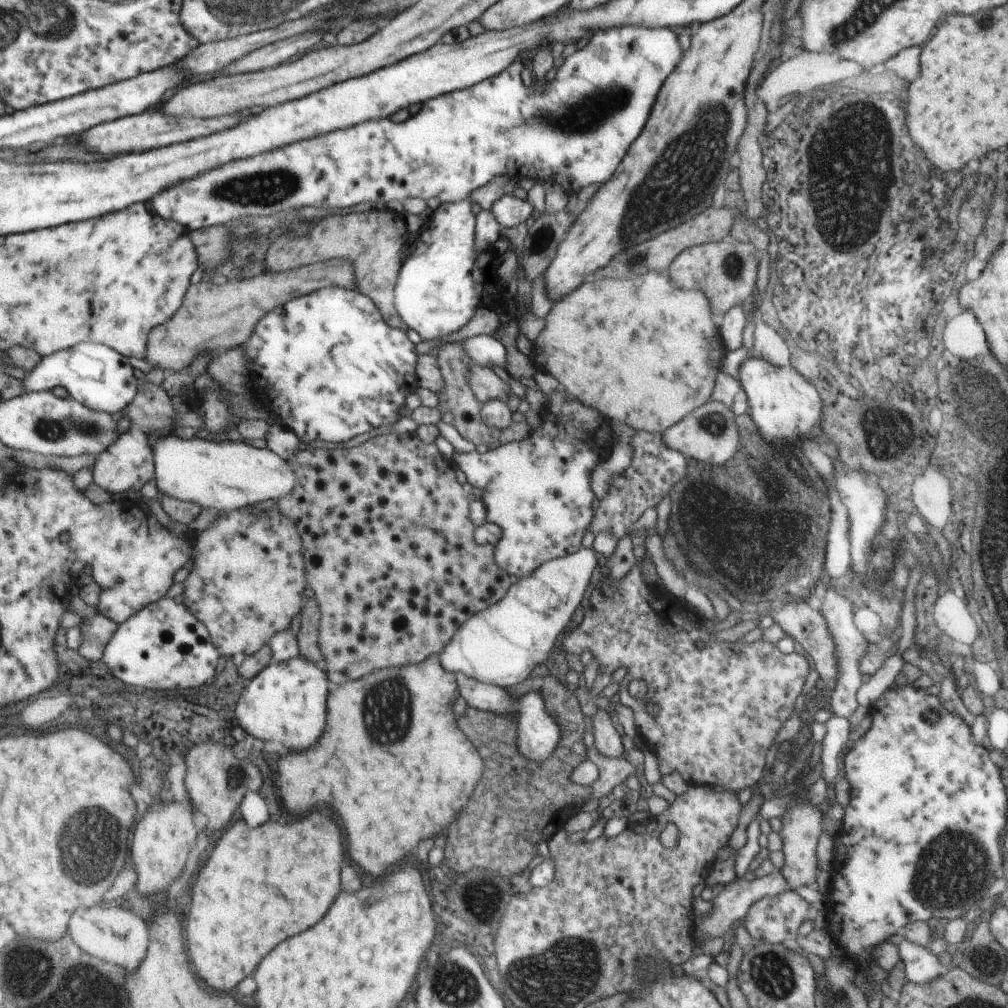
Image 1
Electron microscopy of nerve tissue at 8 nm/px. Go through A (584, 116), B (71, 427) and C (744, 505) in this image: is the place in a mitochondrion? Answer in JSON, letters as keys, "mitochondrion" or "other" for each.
{"A":"mitochondrion","B":"mitochondrion","C":"mitochondrion"}

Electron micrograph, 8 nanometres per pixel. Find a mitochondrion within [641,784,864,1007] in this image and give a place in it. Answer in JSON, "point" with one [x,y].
{"point":[771,972]}

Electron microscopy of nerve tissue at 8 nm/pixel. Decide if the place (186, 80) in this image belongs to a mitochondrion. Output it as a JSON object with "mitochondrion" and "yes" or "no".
{"mitochondrion":"no"}

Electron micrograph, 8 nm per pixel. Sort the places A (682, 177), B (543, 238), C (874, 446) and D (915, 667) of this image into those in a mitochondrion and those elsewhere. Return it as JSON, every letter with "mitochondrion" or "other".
{"A":"mitochondrion","B":"mitochondrion","C":"mitochondrion","D":"mitochondrion"}

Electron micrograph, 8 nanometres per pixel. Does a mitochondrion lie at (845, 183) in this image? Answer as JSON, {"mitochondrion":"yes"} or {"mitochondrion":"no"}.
{"mitochondrion":"yes"}

